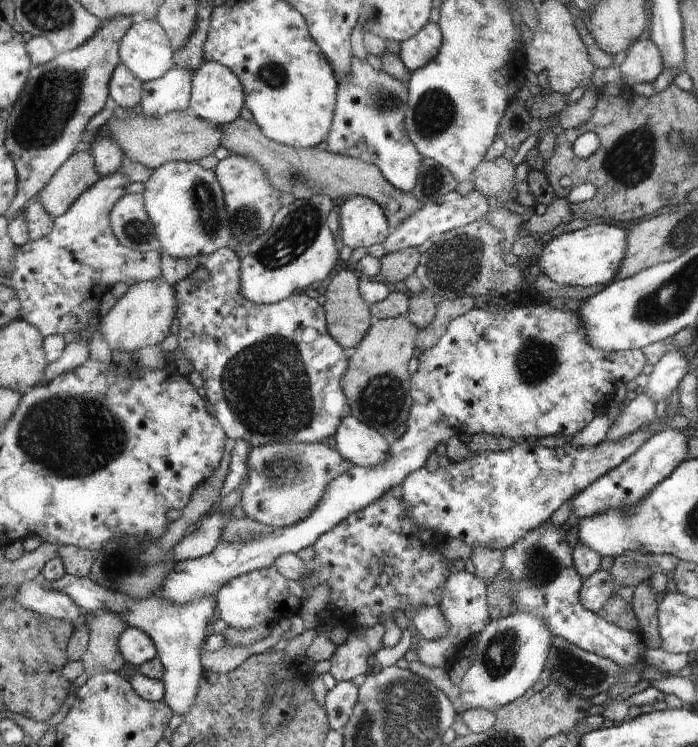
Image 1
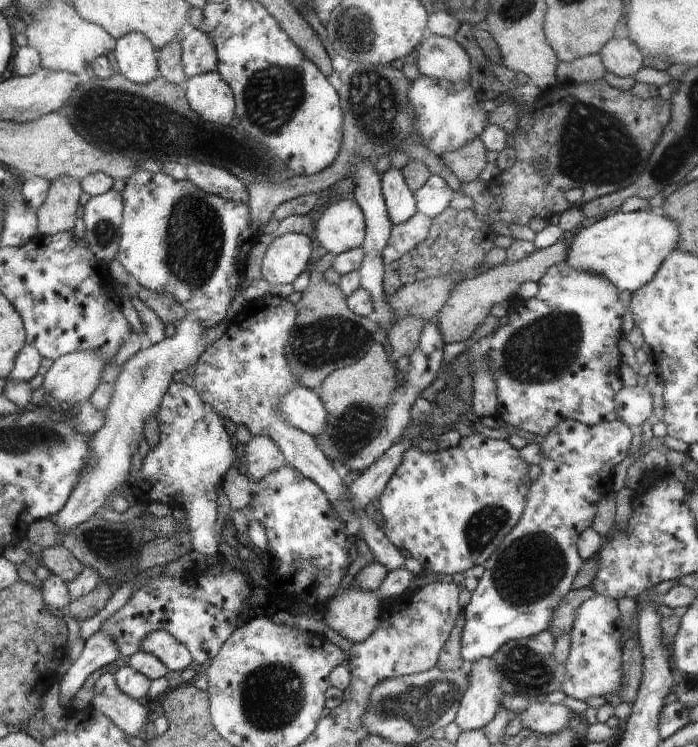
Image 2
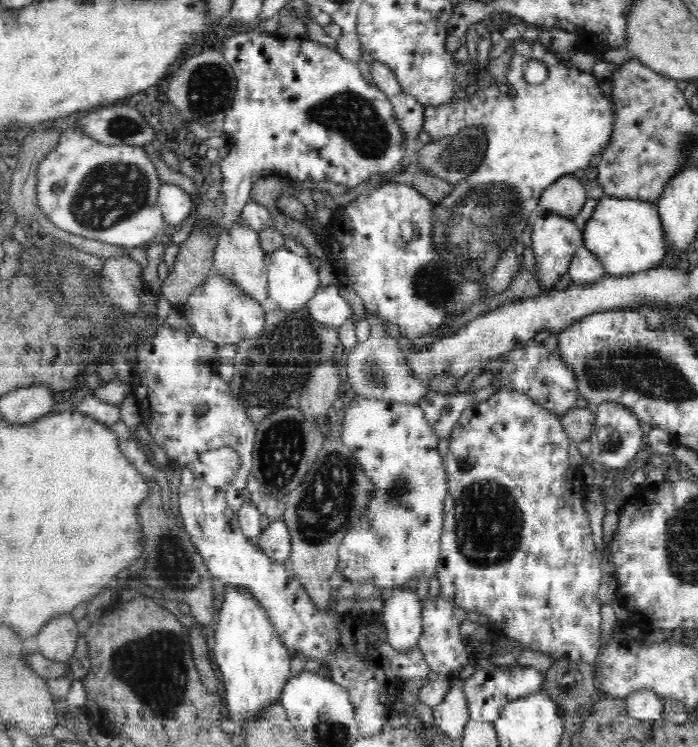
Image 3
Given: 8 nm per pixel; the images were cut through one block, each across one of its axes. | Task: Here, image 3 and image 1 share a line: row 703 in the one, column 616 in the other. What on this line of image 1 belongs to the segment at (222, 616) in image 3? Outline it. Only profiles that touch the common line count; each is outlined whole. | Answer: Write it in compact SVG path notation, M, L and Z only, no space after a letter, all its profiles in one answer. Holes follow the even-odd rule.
M596 224L576 232L563 233L552 240L545 239L542 256L537 263L542 272L562 286L598 286L613 283L627 252L628 228Z

